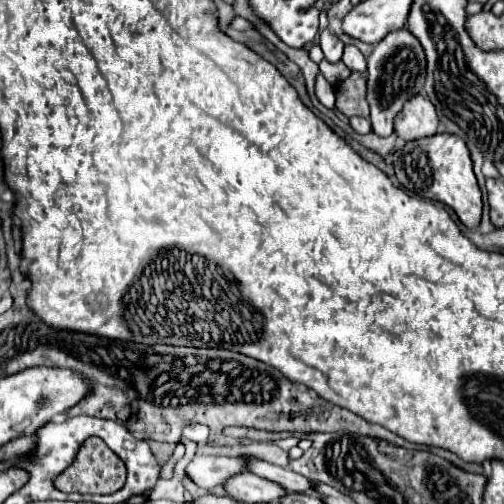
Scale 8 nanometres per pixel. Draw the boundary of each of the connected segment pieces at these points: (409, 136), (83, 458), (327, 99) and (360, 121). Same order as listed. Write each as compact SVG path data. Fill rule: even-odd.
M418 93L406 101L402 111L396 115L394 129L404 141L414 141L418 137L434 135L438 131L438 123L436 107L424 93Z
M88 437L80 445L70 469L64 469L58 477L54 477L54 487L64 493L114 493L122 489L124 481L126 467L118 455L114 455L114 451L110 451L100 437Z
M318 73L318 77L316 77L314 93L316 93L316 99L318 99L326 109L332 109L332 107L334 107L334 89L332 89L332 85L330 85L320 73Z
M352 117L352 119L350 119L350 127L352 127L356 133L360 133L360 135L366 135L366 133L372 131L370 121L364 119L364 117Z

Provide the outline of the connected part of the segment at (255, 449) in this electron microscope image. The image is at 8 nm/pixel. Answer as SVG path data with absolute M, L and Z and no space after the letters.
M252 443L252 445L246 446L234 446L234 447L214 447L204 446L197 449L197 454L205 455L224 455L224 456L238 456L238 455L254 455L254 457L260 457L268 463L276 463L280 467L286 467L288 465L288 453L282 451L280 447L276 447L274 443Z

